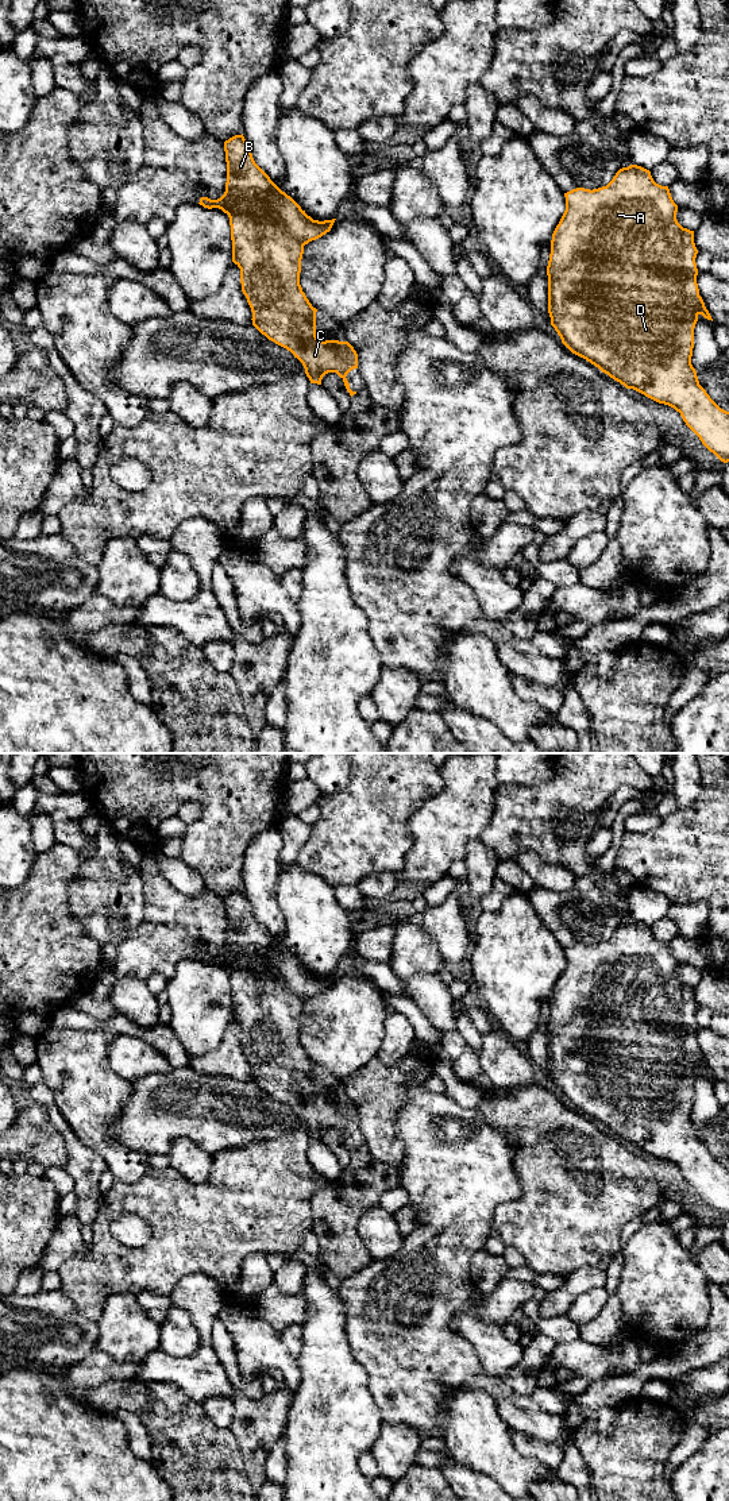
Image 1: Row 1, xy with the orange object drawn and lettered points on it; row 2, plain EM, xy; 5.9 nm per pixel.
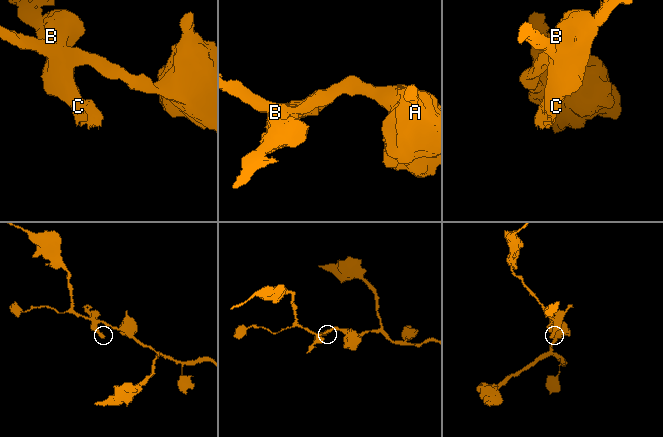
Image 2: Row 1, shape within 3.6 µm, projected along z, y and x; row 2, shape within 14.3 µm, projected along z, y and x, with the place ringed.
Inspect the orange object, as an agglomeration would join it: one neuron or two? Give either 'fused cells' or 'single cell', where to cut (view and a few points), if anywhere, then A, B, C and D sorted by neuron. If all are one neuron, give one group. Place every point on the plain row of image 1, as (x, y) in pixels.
fused cells | xy (251, 967), (259, 973), (272, 973), (304, 1000) | A D / B C

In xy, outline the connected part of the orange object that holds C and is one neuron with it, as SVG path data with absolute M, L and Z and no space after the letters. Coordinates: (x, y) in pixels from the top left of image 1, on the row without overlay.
M243 890L224 898L227 938L224 965L230 973L232 1018L240 1025L242 1047L252 1068L252 1081L269 1096L297 1114L310 1139L321 1141L328 1128L336 1128L352 1153L347 1130L358 1124L358 1110L348 1097L320 1096L316 1092L316 1068L300 1041L304 1000L294 995L274 975L259 975L252 966L261 964L281 945L255 919Z

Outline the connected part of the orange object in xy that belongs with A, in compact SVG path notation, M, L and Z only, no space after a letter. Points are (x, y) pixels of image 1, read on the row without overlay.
M630 921L620 925L613 935L598 945L576 944L567 949L566 966L556 981L552 996L551 1010L547 1022L548 1031L548 1069L551 1073L551 1081L555 1084L562 1095L562 1099L575 1111L586 1115L602 1128L608 1130L614 1137L624 1141L626 1145L633 1145L645 1153L674 1164L680 1169L686 1181L699 1193L702 1200L713 1208L721 1218L729 1218L729 1168L721 1165L699 1141L697 1127L691 1120L693 1104L694 1104L694 1084L698 1077L698 1072L711 1076L709 1066L705 1062L697 1039L698 1025L695 1014L698 1006L694 999L694 987L683 984L676 976L678 961L674 958L668 942L656 939L651 931L651 927Z

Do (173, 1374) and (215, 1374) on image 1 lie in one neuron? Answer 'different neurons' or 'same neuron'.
same neuron

